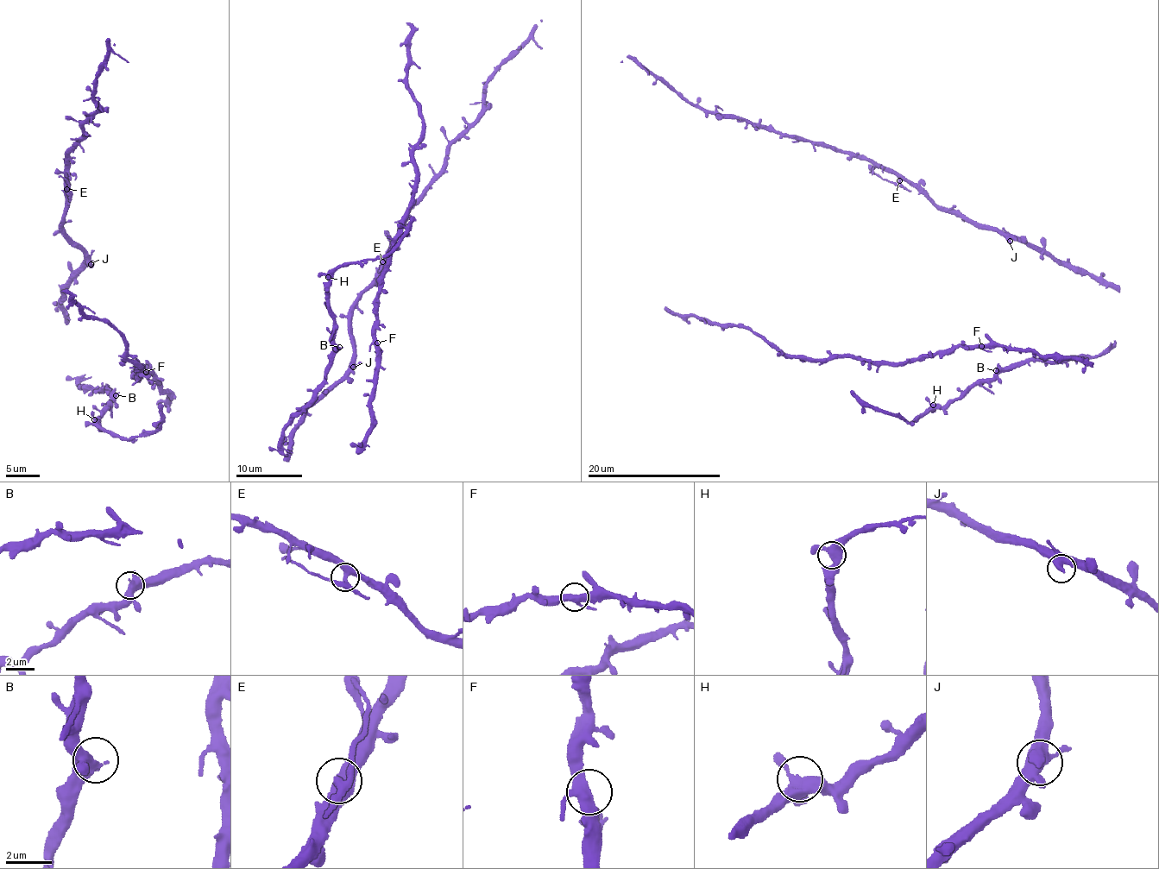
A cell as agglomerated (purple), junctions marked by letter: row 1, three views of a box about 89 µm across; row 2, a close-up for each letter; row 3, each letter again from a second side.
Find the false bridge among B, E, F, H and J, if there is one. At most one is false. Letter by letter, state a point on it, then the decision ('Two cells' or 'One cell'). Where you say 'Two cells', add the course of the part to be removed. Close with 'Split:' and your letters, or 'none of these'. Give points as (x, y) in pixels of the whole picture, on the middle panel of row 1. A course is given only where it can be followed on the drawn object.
B: Place: (339, 347). One cell
E: Place: (382, 261). Two cells. Course of the part to remove: (383, 261), (392, 237), (387, 231)
F: Place: (377, 343). One cell
H: Place: (328, 277). One cell
J: Place: (353, 367). One cell
Split: E

